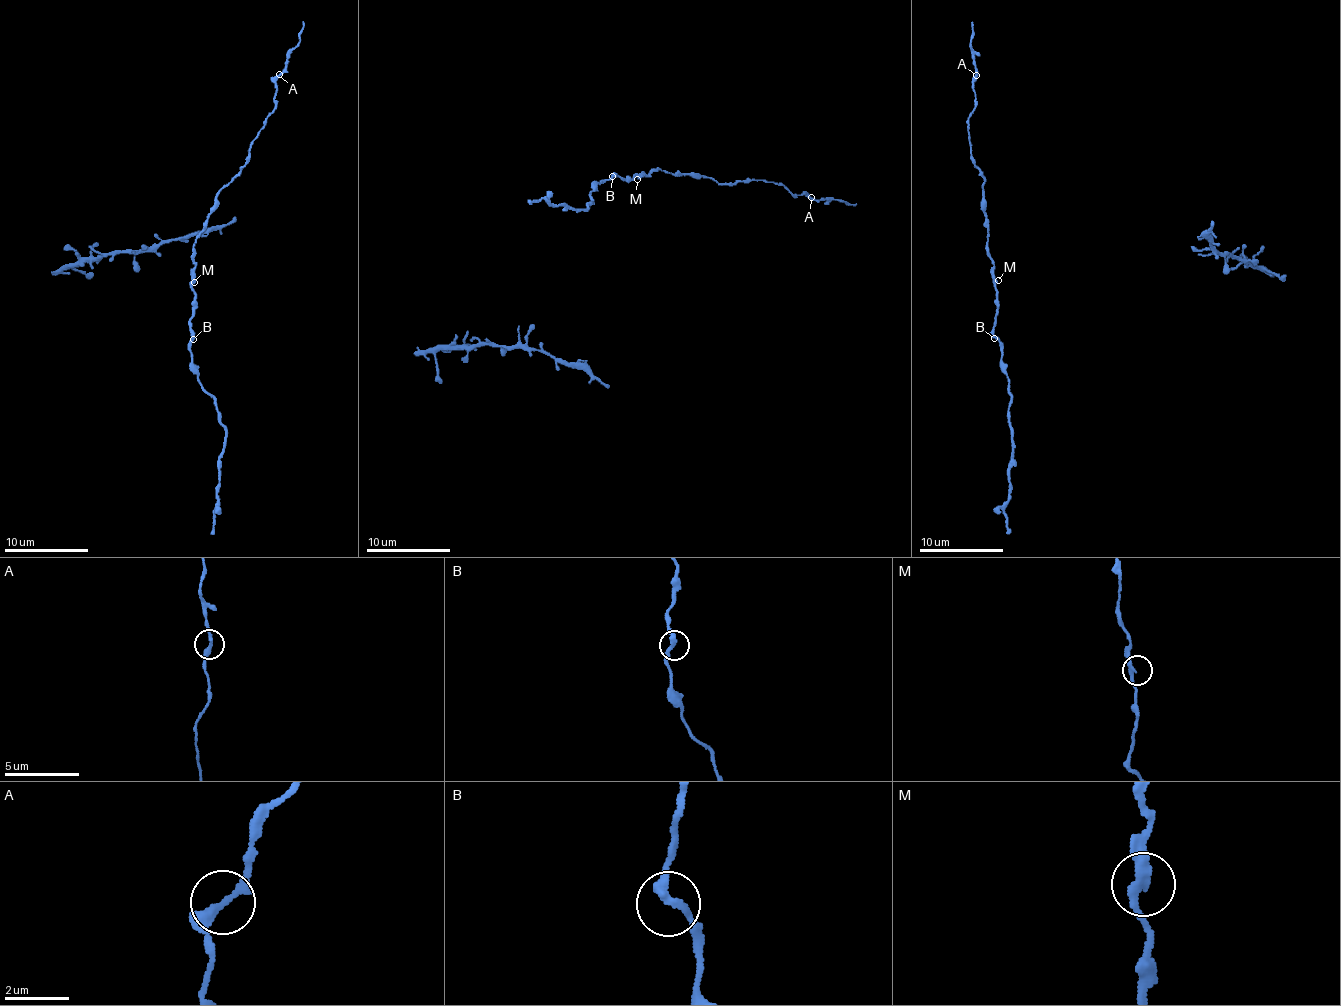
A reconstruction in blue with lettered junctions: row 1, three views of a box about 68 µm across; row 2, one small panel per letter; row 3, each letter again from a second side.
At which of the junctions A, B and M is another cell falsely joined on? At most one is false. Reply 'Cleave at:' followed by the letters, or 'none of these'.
Cleave at: none of these

